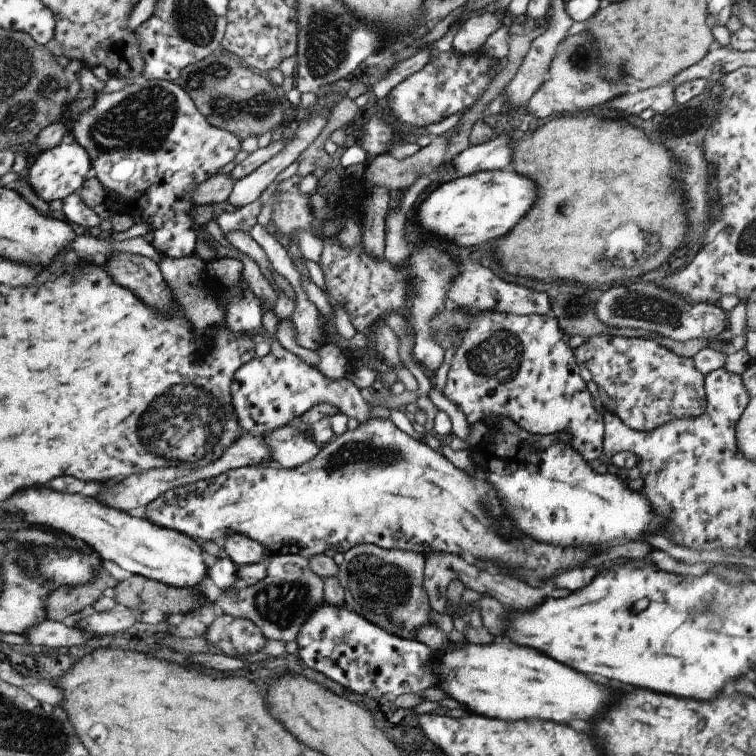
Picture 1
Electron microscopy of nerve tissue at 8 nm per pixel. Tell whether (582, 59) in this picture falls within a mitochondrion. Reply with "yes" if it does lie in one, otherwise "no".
yes

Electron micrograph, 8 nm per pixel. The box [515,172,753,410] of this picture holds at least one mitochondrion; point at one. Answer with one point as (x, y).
(630, 305)

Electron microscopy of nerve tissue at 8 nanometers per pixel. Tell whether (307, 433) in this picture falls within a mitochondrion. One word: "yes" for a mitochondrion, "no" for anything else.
no

